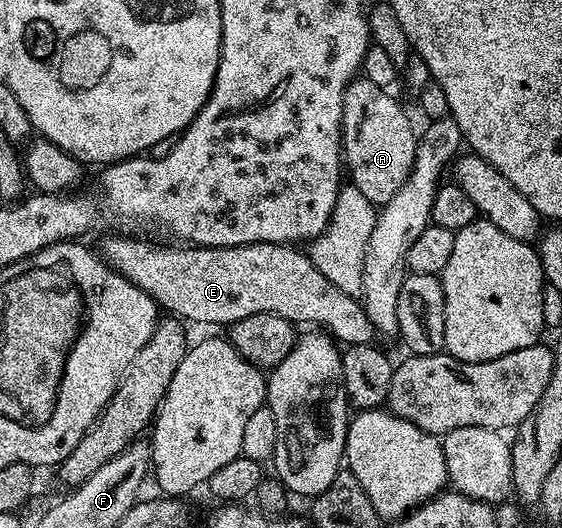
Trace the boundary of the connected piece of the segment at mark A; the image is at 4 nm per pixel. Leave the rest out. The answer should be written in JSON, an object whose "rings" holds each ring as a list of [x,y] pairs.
{"rings":[[[361,75],[344,91],[342,104],[342,152],[349,184],[359,189],[365,199],[381,207],[396,195],[414,166],[418,137],[408,114],[393,97],[393,92],[376,87]]]}

